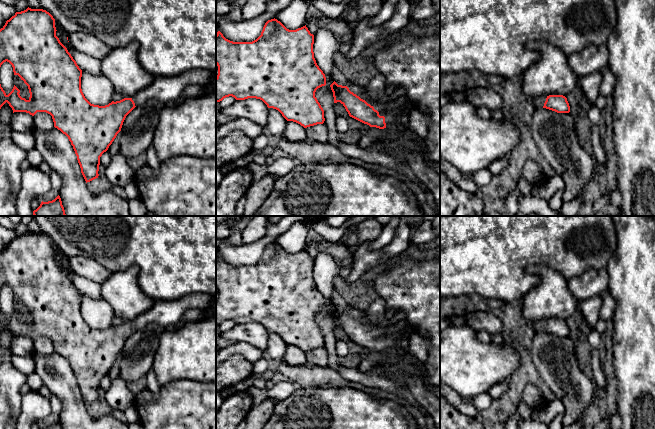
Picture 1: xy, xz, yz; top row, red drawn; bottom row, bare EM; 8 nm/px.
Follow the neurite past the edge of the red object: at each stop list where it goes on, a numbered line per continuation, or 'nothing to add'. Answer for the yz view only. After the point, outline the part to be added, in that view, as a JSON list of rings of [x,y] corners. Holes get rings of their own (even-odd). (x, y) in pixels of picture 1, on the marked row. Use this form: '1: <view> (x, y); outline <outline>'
1: yz (539, 101); outline [[[546,95],[535,97],[534,100],[533,100],[533,102],[534,102],[534,108],[543,108],[544,103],[546,101],[546,98],[547,98]]]

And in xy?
1: xy (164, 89); outline [[[205,69],[190,70],[173,77],[155,77],[154,81],[145,89],[135,94],[132,100],[135,106],[142,105],[149,99],[161,103],[175,101],[180,98],[182,91],[188,85],[207,87],[213,79],[213,71]]]

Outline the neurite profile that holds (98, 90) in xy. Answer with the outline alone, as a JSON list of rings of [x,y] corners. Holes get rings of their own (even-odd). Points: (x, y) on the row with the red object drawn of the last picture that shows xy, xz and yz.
[[[82,70],[81,89],[91,104],[105,106],[112,102],[114,87],[102,74]]]

